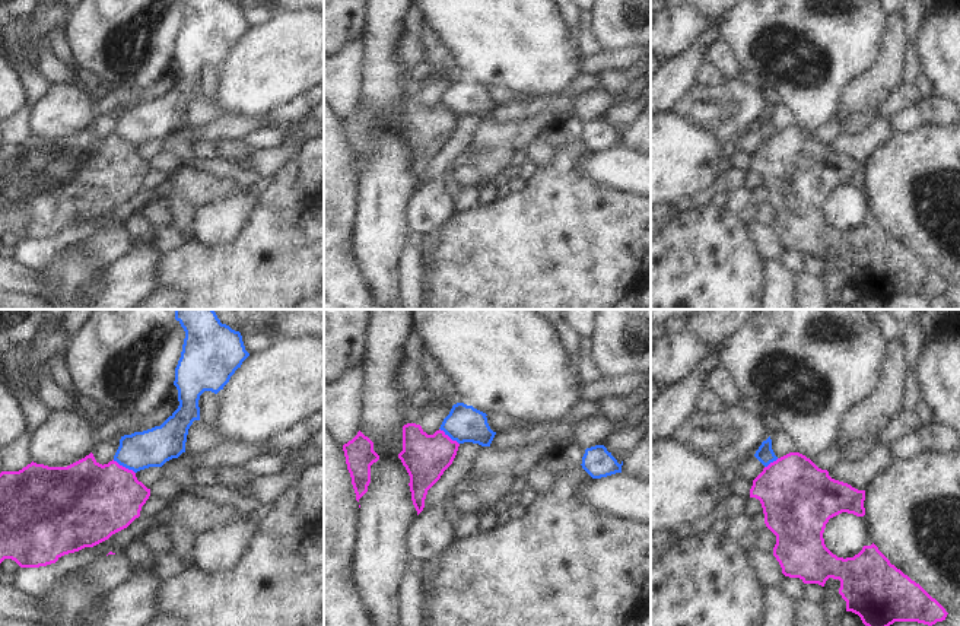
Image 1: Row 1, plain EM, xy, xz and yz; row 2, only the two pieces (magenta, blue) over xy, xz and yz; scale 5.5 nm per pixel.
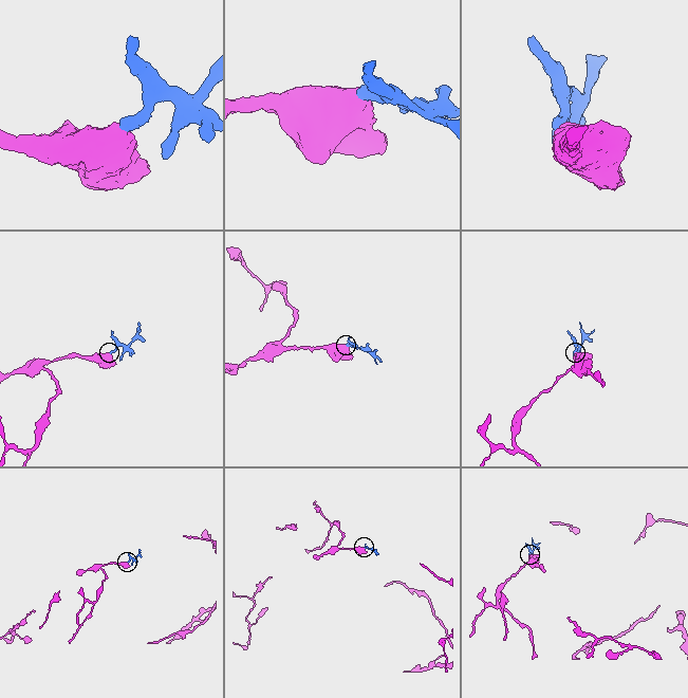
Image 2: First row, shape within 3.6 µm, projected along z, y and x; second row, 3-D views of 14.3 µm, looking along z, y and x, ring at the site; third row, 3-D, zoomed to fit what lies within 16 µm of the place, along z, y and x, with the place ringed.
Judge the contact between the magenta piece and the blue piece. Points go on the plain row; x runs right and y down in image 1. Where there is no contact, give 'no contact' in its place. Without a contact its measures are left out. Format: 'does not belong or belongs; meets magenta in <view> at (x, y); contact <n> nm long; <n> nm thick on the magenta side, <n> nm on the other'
does not belong; meets magenta in xy at (124, 140); contact 150 nm long; 420 nm thick on the magenta side, 200 nm on the other

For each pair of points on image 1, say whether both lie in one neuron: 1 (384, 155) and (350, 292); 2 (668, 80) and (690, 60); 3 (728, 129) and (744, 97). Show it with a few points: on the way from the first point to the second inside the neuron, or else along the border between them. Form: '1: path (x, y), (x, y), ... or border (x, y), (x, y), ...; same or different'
1: border (352, 231), (352, 254), (361, 276), (374, 294); different
2: path (674, 76), (684, 66); same
3: path (728, 121), (740, 104); same

